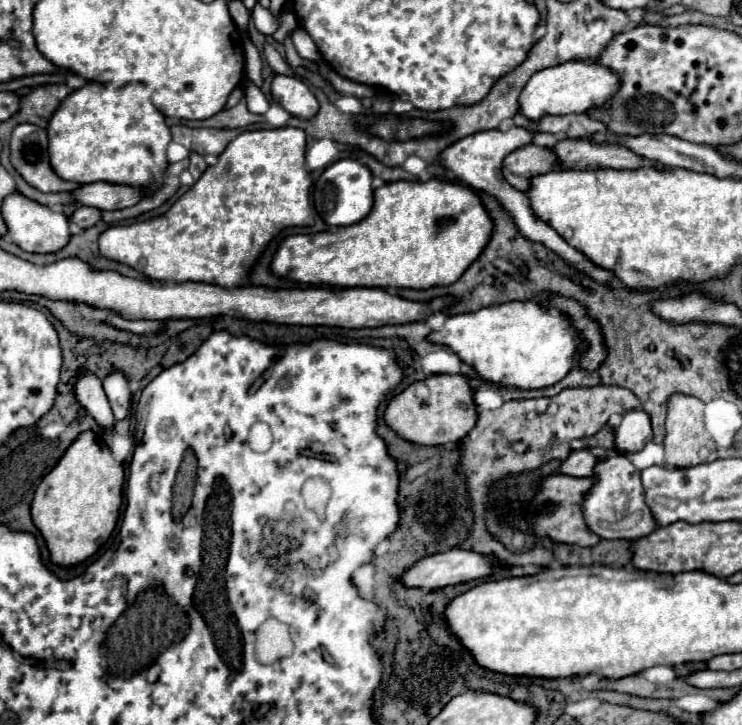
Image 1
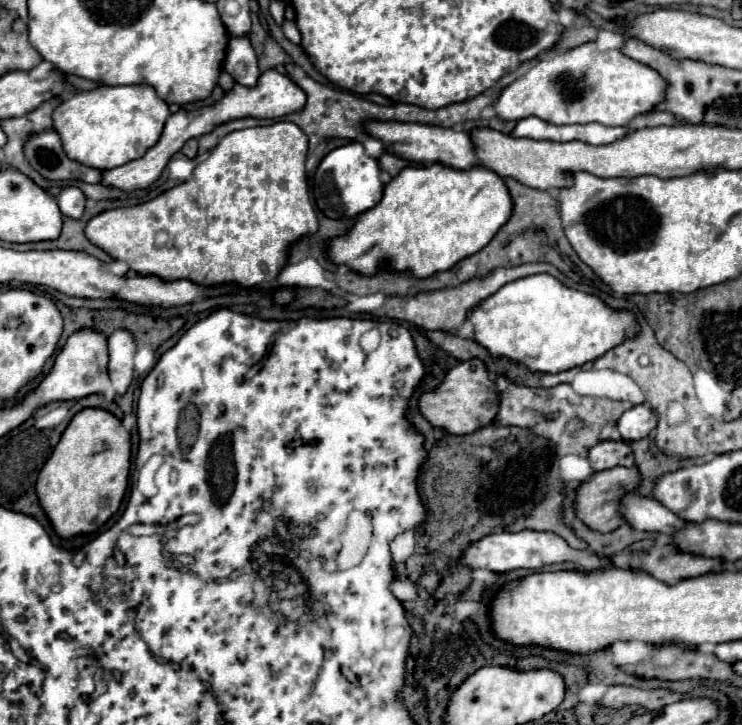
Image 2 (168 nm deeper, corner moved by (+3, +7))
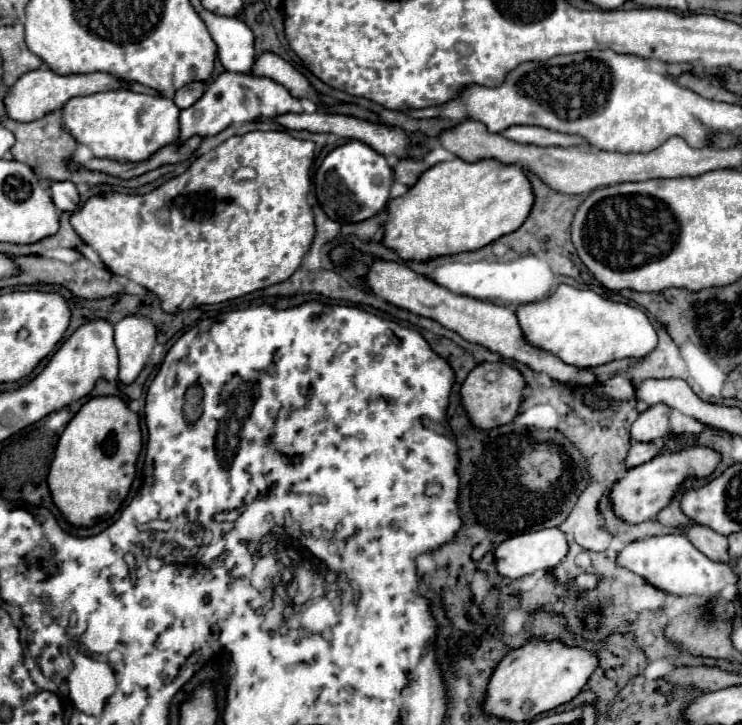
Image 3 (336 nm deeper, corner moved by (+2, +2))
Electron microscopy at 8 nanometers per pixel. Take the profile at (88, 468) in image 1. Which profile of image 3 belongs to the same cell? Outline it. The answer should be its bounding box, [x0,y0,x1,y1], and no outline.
[47,397,141,527]

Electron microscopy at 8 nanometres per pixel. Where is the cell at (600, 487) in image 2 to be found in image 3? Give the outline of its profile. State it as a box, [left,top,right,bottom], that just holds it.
[611,447,721,523]

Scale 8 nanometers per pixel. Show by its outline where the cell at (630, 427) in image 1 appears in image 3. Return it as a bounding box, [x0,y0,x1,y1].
[631,403,671,441]

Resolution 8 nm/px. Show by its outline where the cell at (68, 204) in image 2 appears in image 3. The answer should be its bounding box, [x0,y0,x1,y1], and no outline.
[51,181,79,211]

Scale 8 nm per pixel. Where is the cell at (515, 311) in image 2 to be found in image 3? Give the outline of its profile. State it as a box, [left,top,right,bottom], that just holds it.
[517,285,657,369]

